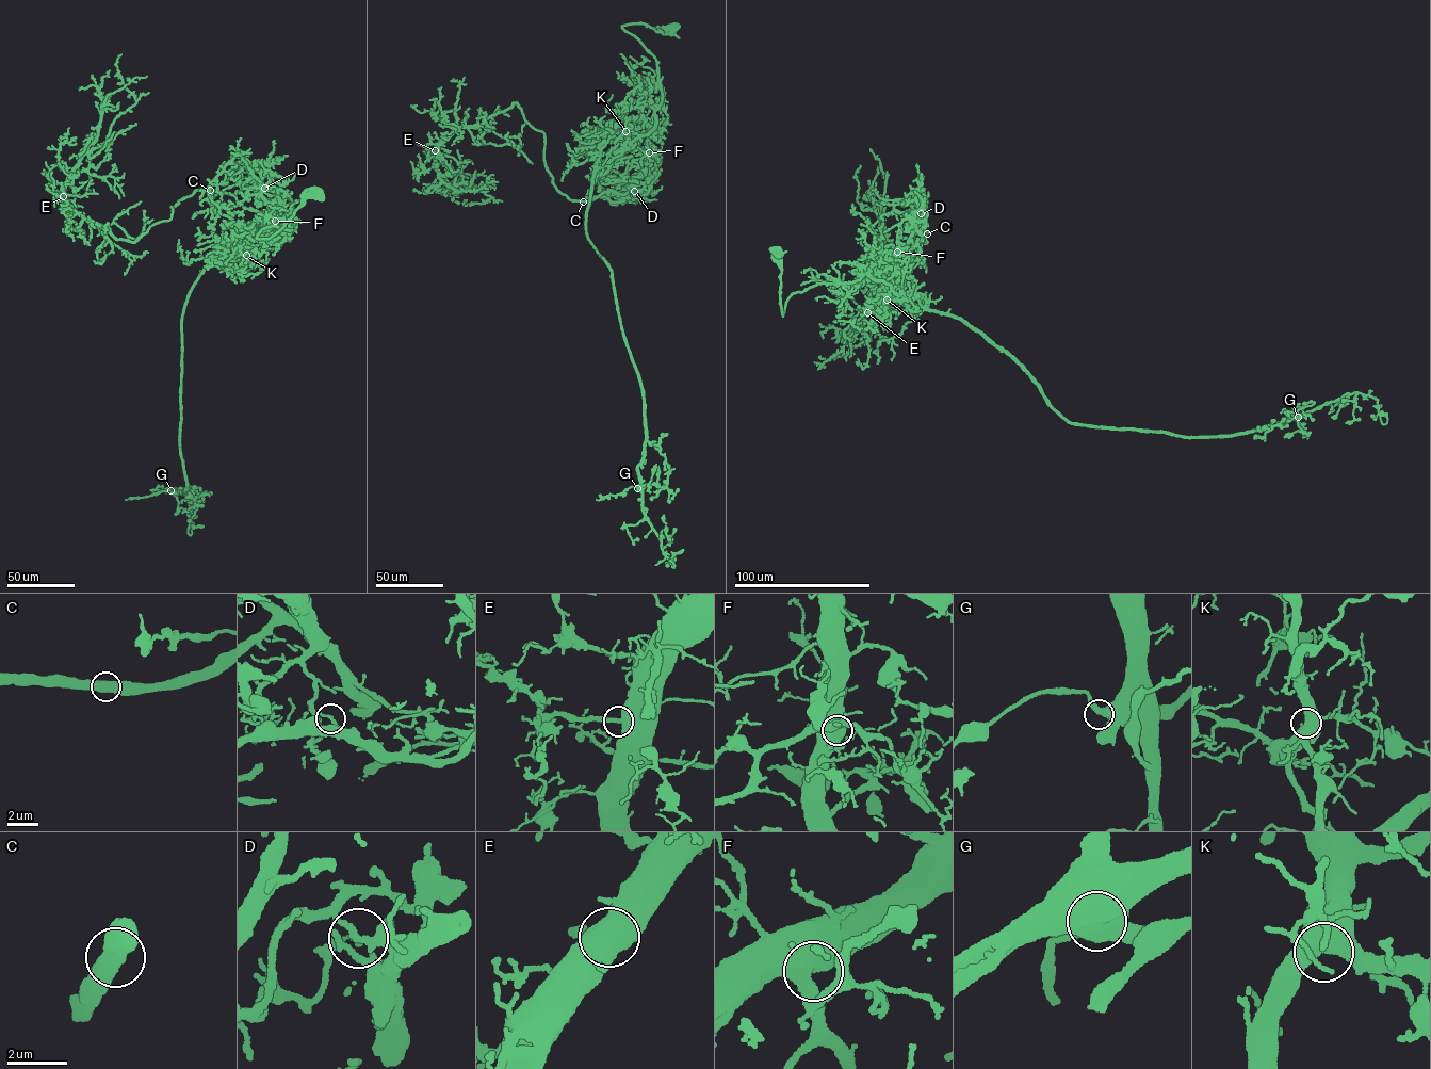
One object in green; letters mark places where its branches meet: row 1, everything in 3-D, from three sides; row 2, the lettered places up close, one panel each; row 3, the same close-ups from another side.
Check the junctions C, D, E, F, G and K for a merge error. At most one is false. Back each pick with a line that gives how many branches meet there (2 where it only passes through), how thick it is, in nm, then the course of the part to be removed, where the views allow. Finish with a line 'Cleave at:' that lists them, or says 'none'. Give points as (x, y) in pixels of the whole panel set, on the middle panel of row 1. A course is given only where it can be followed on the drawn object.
D: 2 | 200 nm | (635, 191), (587, 200), (560, 193), (545, 134), (515, 102), (439, 146), (442, 181), (491, 197), (467, 200)
Cleave at: D

